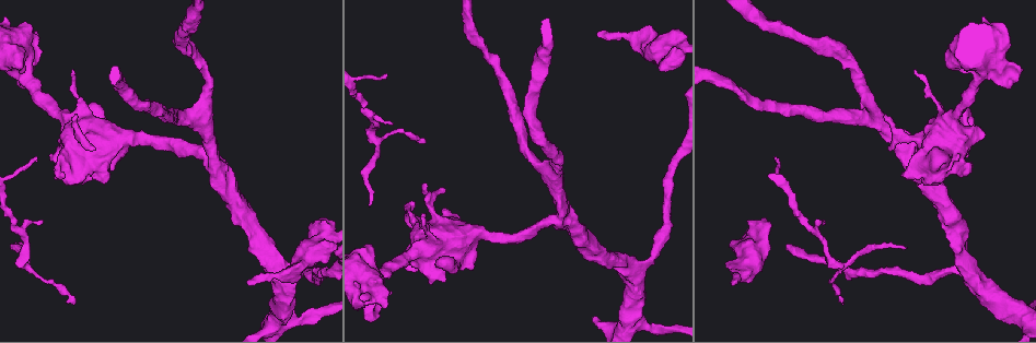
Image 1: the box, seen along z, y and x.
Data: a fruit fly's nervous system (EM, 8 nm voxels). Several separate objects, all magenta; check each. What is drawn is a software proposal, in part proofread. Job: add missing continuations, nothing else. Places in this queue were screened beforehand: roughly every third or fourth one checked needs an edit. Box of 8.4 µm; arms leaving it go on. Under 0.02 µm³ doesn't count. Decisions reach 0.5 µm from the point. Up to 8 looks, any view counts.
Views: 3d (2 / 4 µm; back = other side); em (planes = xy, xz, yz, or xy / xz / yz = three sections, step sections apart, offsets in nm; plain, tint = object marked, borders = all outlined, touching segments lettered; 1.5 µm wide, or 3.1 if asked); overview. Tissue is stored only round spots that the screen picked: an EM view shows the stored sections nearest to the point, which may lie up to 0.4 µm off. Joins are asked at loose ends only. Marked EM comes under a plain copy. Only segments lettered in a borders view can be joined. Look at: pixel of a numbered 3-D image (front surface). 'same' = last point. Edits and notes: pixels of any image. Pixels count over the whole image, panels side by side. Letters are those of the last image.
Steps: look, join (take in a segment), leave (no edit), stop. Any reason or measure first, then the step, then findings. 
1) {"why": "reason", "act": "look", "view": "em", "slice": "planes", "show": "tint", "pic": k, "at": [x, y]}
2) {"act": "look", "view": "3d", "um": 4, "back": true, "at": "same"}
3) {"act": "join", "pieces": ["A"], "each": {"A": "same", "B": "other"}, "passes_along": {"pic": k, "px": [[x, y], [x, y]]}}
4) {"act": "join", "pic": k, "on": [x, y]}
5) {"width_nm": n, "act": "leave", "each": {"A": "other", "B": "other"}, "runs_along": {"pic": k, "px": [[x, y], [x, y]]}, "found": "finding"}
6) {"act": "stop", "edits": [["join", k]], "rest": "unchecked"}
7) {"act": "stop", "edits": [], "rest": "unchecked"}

{"act": "look", "view": "em", "slice": "planes", "show": "borders", "pic": 1, "at": [382, 306]}

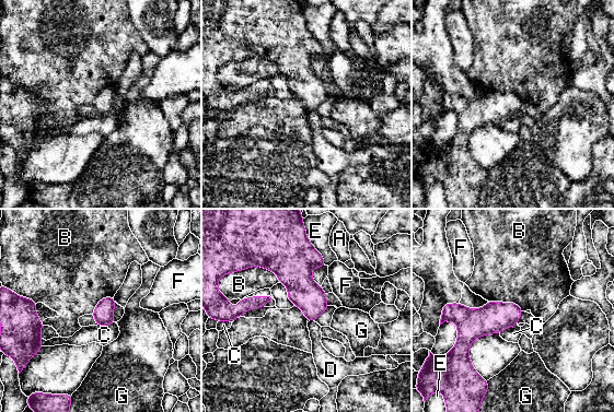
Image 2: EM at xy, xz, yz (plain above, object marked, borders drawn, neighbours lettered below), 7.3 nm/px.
{"act": "leave", "each": {"A": "other", "B": "other", "C": "other", "D": "other", "E": "other", "F": "other", "G": "other"}, "border": {"pic": 2, "px": [[246, 268], [270, 269], [279, 282]]}, "found": "no lettered segment goes on from it"}

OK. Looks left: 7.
{"why": "tapers out", "act": "look", "view": "3d", "um": 2, "pic": 1, "at": [915, 70]}

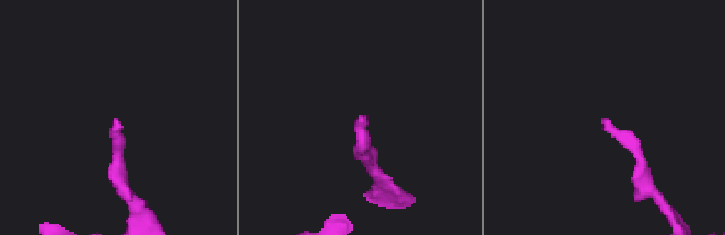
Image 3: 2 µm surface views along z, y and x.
{"why": "now the EM", "act": "look", "view": "em", "slice": "yz", "step": 8, "show": "borders", "pic": 3, "at": [115, 118]}

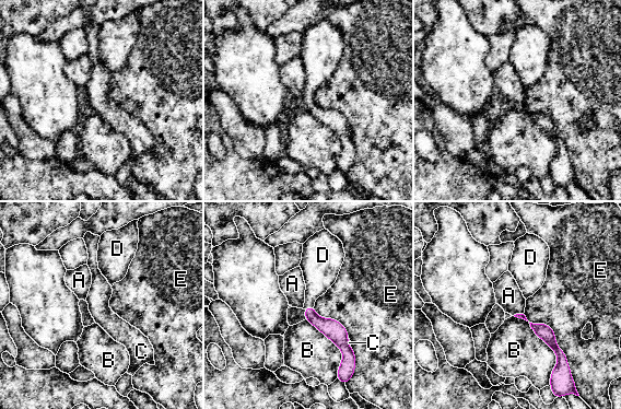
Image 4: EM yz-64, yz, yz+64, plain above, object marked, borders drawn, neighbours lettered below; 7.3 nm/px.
{"act": "look", "view": "em", "slice": "planes", "show": "borders", "at": "same"}

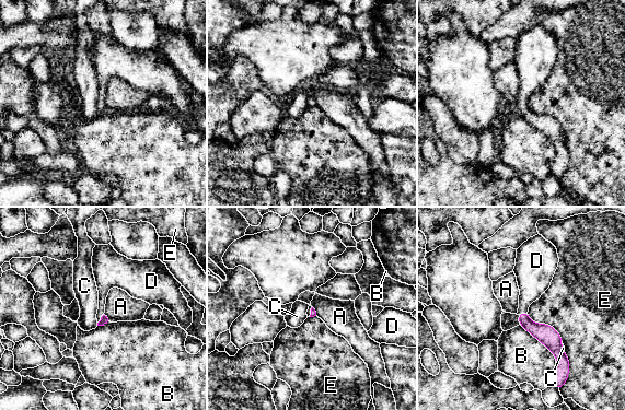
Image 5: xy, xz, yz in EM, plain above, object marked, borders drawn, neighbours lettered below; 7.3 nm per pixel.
{"act": "leave", "each": {"A": "other", "B": "other", "C": "other", "D": "other", "E": "other"}, "found": "none of them fits"}

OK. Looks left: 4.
{"why": "tapers out", "act": "look", "view": "em", "slice": "xy", "step": 8, "show": "tint", "pic": 1, "at": [904, 246]}

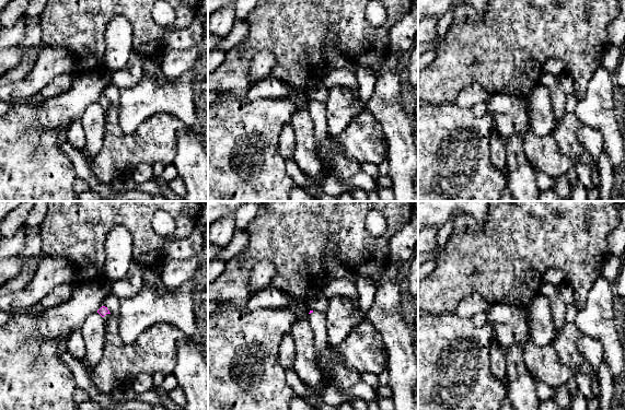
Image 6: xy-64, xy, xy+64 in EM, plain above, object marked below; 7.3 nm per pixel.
{"act": "look", "view": "em", "slice": "planes", "show": "borders", "at": "same"}

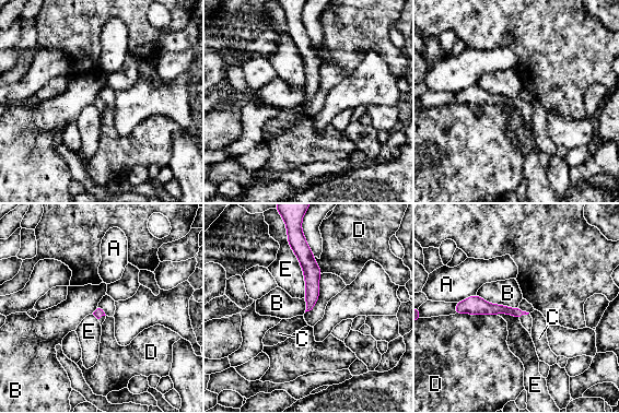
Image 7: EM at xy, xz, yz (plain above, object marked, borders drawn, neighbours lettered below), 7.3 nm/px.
{"act": "leave", "each": {"A": "other", "B": "other", "C": "other", "D": "other", "E": "other"}, "runs_along": {"pic": 7, "px": [[303, 243], [312, 271], [308, 307]]}, "found": "no lettered segment goes on from it"}

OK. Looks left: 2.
{"act": "stop", "edits": [], "rest": "unchecked"}

